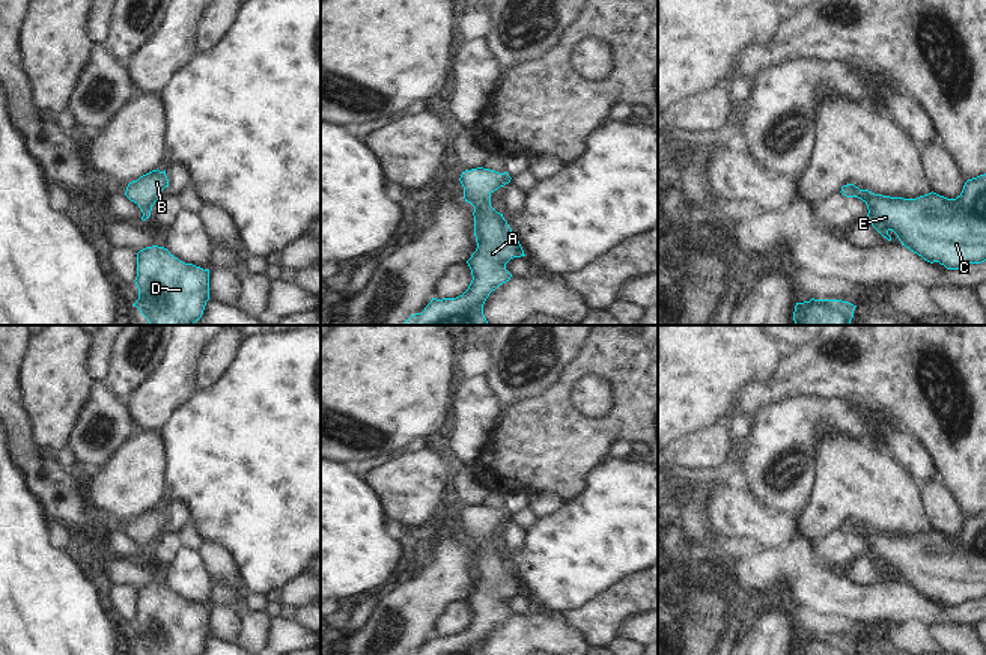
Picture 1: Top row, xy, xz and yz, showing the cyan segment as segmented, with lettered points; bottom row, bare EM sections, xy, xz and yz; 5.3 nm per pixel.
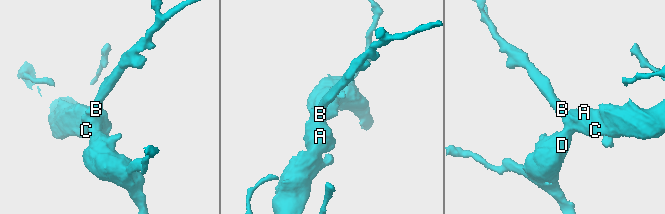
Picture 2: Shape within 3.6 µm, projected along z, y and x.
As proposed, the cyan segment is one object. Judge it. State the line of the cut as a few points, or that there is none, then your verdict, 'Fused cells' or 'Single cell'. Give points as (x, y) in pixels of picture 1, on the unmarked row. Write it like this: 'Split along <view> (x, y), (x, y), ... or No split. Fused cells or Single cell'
No split. Single cell.

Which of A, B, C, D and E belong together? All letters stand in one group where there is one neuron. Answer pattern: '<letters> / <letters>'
A B C D E

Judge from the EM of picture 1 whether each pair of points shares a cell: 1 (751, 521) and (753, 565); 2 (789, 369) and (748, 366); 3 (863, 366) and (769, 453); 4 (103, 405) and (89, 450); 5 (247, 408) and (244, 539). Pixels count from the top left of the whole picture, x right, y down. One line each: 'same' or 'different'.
1: different
2: different
3: different
4: same
5: same

